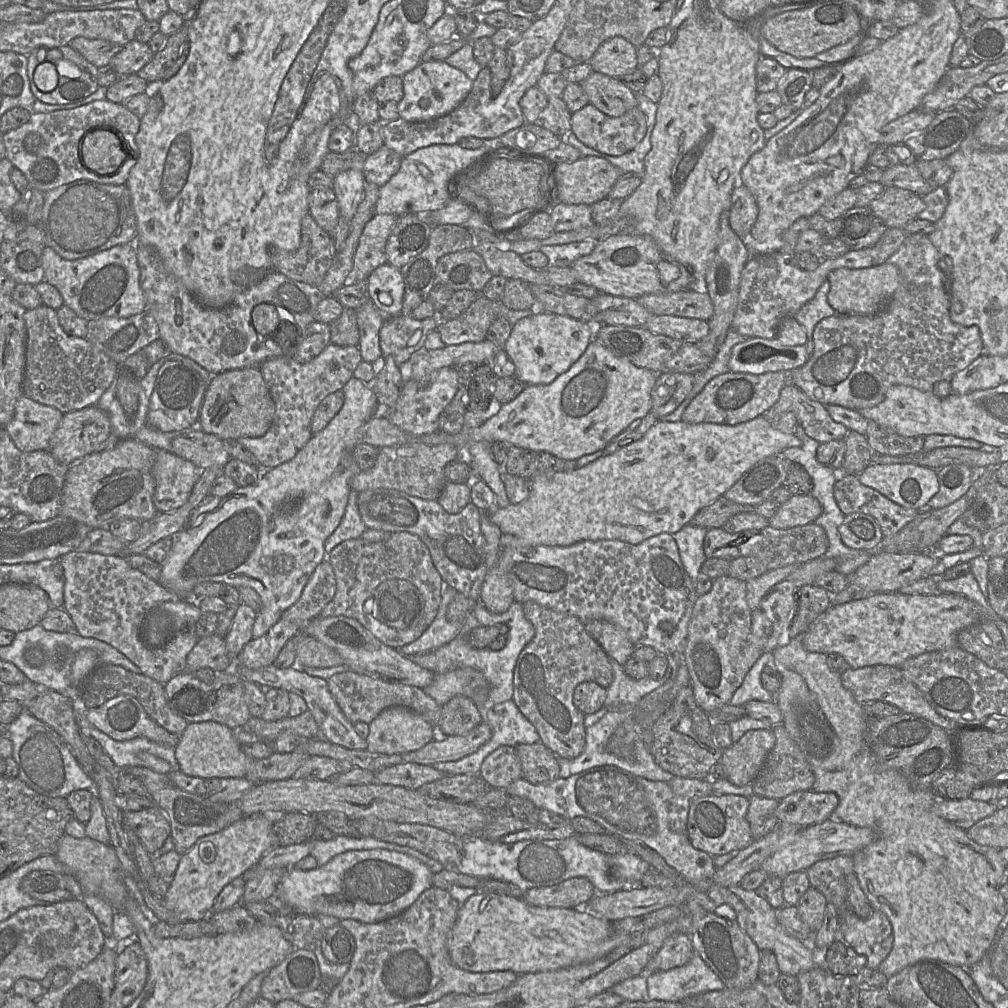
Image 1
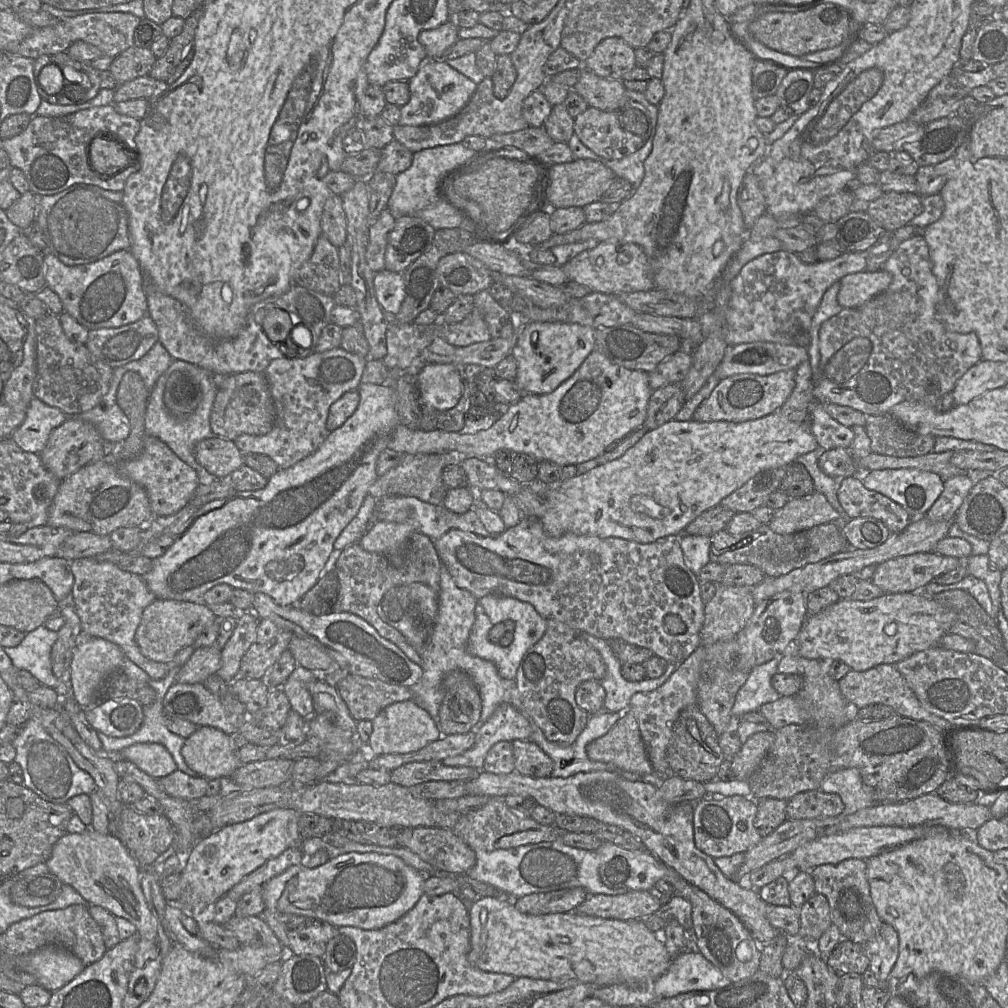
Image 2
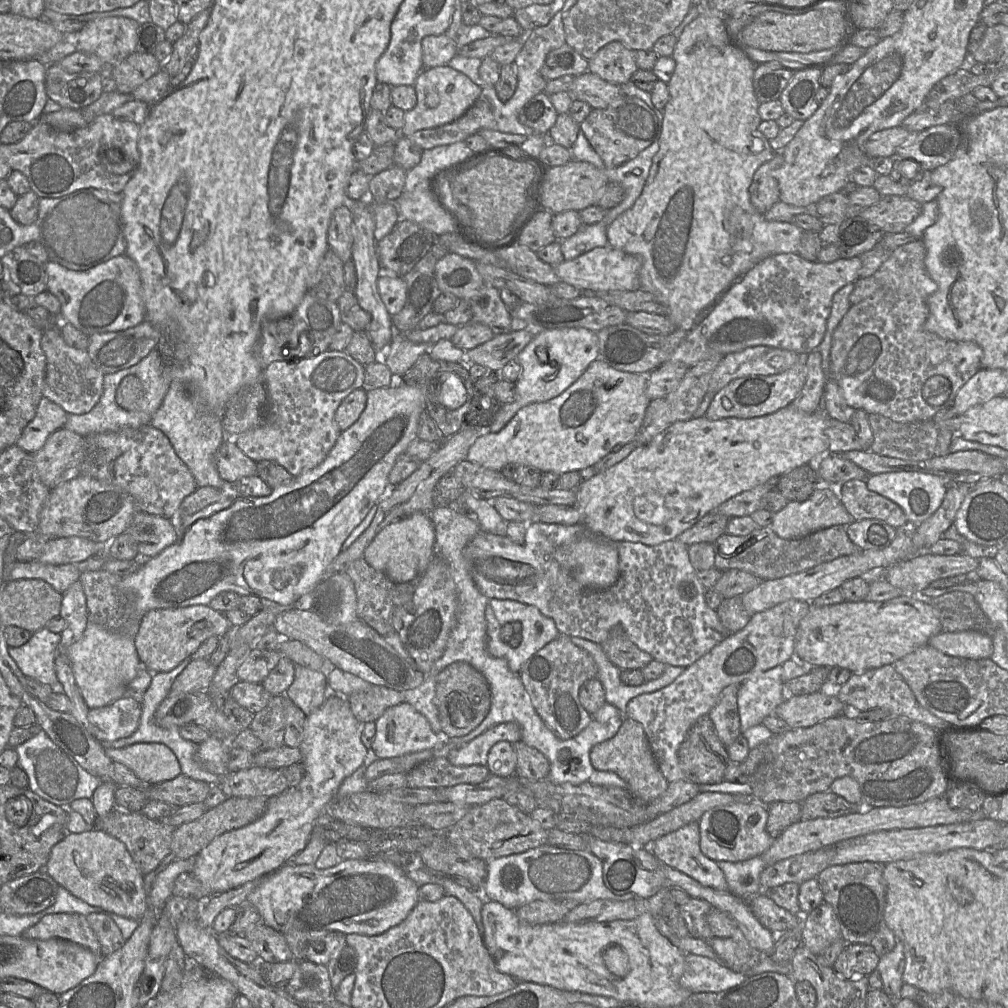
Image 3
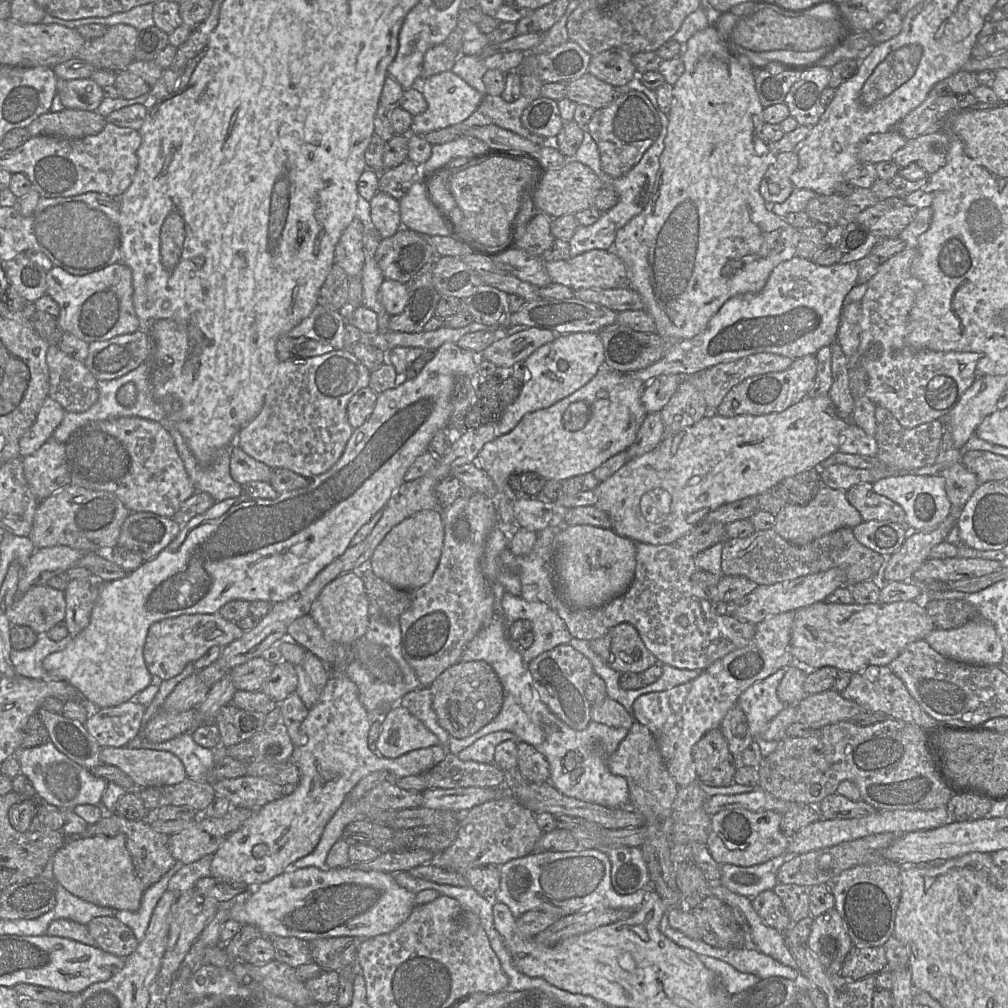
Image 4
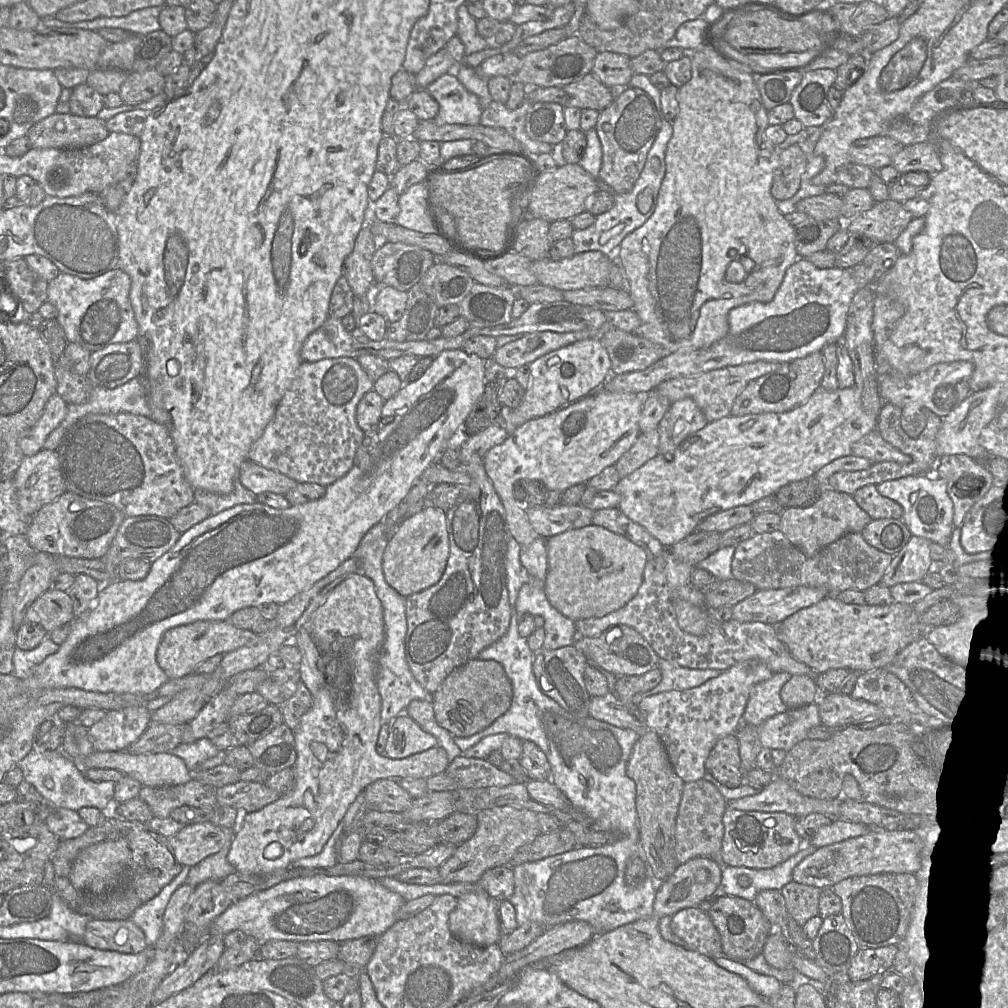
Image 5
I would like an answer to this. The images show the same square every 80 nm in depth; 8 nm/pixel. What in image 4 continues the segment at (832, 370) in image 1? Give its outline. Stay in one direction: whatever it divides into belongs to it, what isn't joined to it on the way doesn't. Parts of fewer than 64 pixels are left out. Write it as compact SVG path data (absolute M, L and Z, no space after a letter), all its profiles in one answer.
M904 248L902 251L898 252L887 261L882 263L876 272L876 274L867 282L867 290L861 299L861 339L859 348L857 351L858 365L861 366L867 375L868 389L867 397L872 400L876 406L881 406L889 410L897 421L906 428L914 428L923 423L931 422L936 419L941 419L943 416L947 415L953 407L956 406L960 400L963 393L973 384L975 380L975 371L977 361L979 359L979 354L975 352L959 352L959 351L932 351L928 349L916 349L911 347L906 343L907 326L909 322L910 311L915 303L915 299L919 291L923 287L923 283L916 277L912 275L911 266L913 261L917 256L916 248Z

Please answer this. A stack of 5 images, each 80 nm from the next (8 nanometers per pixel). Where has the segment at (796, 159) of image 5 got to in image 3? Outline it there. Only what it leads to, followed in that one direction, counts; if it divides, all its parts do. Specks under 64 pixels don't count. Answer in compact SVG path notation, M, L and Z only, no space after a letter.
M777 152L775 157L762 164L753 176L749 186L750 201L759 213L764 214L779 200L779 185L775 179L775 170L784 164L782 152Z

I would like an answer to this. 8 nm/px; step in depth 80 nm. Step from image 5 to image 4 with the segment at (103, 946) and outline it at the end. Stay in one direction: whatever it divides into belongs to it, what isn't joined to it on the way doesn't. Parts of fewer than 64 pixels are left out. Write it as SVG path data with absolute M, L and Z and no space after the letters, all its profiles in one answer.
M95 917L87 928L94 946L115 956L127 957L139 943L132 930L115 917Z

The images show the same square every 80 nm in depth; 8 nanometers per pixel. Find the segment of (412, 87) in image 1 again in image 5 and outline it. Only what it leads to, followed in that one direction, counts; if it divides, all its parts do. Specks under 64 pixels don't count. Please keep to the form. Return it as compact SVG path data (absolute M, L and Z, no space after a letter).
M454 70L440 76L425 90L439 105L438 113L431 121L438 125L480 124L482 108L479 99L463 86Z

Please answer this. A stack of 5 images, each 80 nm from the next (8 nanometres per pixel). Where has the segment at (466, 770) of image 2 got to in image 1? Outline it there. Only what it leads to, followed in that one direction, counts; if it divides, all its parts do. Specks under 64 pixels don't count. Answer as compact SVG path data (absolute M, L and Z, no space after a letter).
M402 763L386 767L375 772L375 783L401 786L407 789L419 789L424 784L447 776L432 765Z

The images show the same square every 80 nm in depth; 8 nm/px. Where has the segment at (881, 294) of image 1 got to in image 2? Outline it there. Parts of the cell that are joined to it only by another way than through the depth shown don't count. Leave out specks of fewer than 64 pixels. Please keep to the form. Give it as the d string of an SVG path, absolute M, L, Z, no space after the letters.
M882 269L862 271L848 274L839 282L838 303L843 308L854 308L886 290L892 282L892 274Z

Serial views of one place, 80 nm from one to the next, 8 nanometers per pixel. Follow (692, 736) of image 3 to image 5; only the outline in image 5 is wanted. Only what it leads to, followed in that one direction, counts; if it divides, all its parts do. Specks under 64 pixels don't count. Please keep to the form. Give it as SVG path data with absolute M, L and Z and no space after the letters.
M734 734L718 740L707 757L705 769L718 782L729 788L743 785L739 743Z

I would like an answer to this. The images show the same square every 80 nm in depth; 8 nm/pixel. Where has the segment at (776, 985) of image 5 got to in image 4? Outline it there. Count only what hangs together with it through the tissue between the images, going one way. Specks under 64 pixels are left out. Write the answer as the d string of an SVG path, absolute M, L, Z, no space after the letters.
M704 955L698 956L702 963L717 976L720 985L730 996L747 990L760 980L758 976L739 972L719 959Z

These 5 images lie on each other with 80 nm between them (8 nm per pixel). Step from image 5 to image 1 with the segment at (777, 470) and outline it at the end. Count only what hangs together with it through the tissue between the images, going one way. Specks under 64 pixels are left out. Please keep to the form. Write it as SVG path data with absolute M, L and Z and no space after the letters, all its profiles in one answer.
M758 416L752 420L736 424L726 425L718 423L689 424L682 421L667 422L657 421L639 440L618 449L613 454L599 457L589 464L573 471L556 472L552 476L537 474L529 480L530 493L527 499L518 503L510 504L507 507L495 511L486 511L490 520L501 530L502 534L513 535L527 546L569 546L585 540L620 540L630 544L639 544L653 536L669 533L674 534L689 524L697 512L711 505L719 497L723 496L739 479L758 461L777 456L786 448L800 447L802 441L794 434L786 434L772 427L771 422L764 416Z

